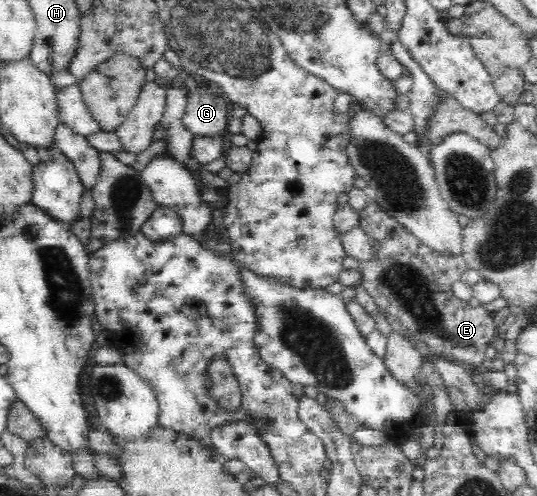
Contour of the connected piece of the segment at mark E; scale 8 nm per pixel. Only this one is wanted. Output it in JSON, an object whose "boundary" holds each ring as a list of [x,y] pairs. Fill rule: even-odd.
{"boundary":[[[371,200],[371,202],[365,204],[358,211],[358,215],[359,226],[369,237],[372,246],[371,260],[367,260],[361,266],[361,284],[362,288],[368,291],[377,308],[395,318],[415,342],[423,342],[435,358],[460,363],[467,369],[484,368],[487,364],[485,359],[487,344],[496,337],[493,333],[495,332],[493,314],[484,311],[481,306],[471,307],[469,304],[464,304],[453,295],[451,285],[459,280],[459,276],[468,269],[461,256],[446,257],[439,255],[439,253],[423,246],[413,237],[407,236],[400,224],[389,216],[376,200]]]}

